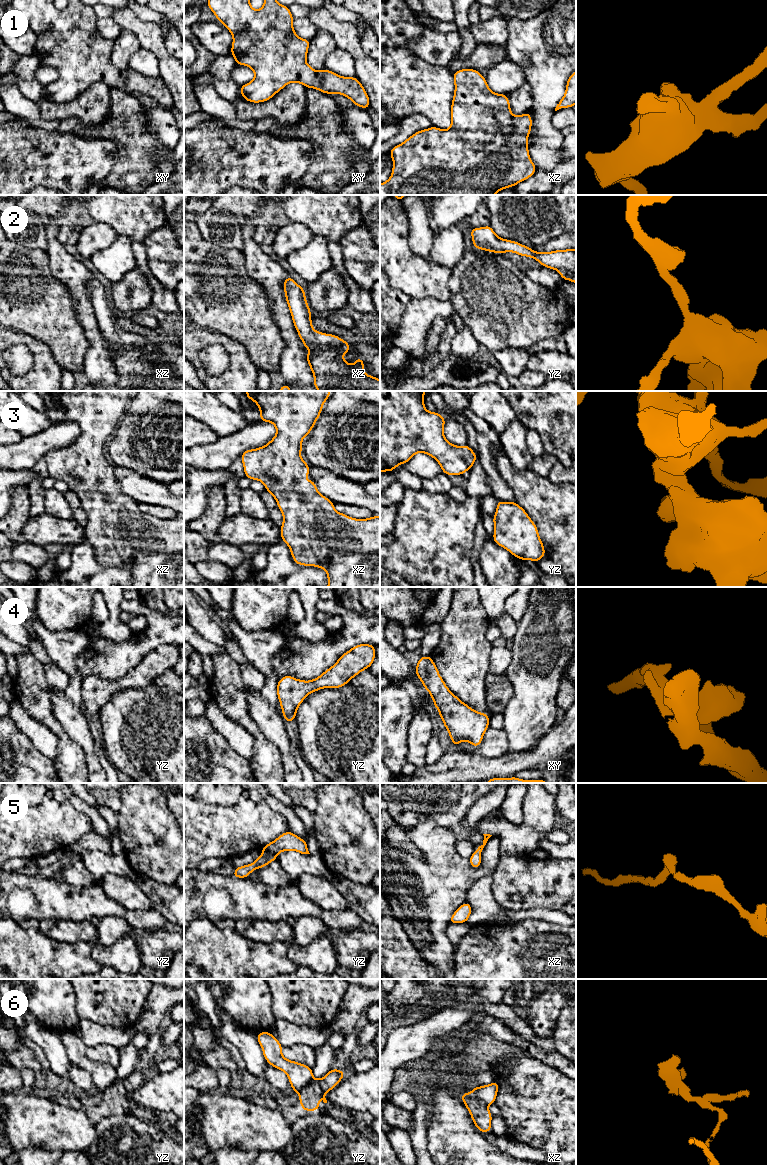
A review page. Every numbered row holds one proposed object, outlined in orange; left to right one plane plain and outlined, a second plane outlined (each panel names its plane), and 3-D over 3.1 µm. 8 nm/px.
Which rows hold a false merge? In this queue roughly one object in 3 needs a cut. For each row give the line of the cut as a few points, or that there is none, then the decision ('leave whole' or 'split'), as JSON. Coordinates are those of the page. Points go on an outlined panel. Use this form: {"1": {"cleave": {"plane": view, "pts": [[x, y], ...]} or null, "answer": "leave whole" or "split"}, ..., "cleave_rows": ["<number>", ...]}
{"1": {"cleave": null, "answer": "leave whole"}, "2": {"cleave": null, "answer": "leave whole"}, "3": {"cleave": null, "answer": "leave whole"}, "4": {"cleave": null, "answer": "leave whole"}, "5": {"cleave": null, "answer": "leave whole"}, "6": {"cleave": {"plane": "xz", "pts": [[471, 1092], [487, 1105]]}, "answer": "split"}, "cleave_rows": ["6"]}

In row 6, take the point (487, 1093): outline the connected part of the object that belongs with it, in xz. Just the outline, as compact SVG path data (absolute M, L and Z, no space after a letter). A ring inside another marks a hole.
M495 1081L488 1085L473 1087L471 1093L488 1106L494 1104L497 1097L498 1089L499 1084L497 1081Z

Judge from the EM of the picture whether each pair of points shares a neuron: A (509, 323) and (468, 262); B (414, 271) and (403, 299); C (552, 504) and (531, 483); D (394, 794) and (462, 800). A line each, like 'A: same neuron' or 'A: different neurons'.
A: same neuron
B: different neurons
C: same neuron
D: same neuron

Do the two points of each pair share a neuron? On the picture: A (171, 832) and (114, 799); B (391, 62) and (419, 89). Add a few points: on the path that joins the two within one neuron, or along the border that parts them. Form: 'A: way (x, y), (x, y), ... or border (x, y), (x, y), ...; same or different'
A: border (120, 793), (121, 807), (116, 813); different
B: way (398, 69), (412, 83); same

